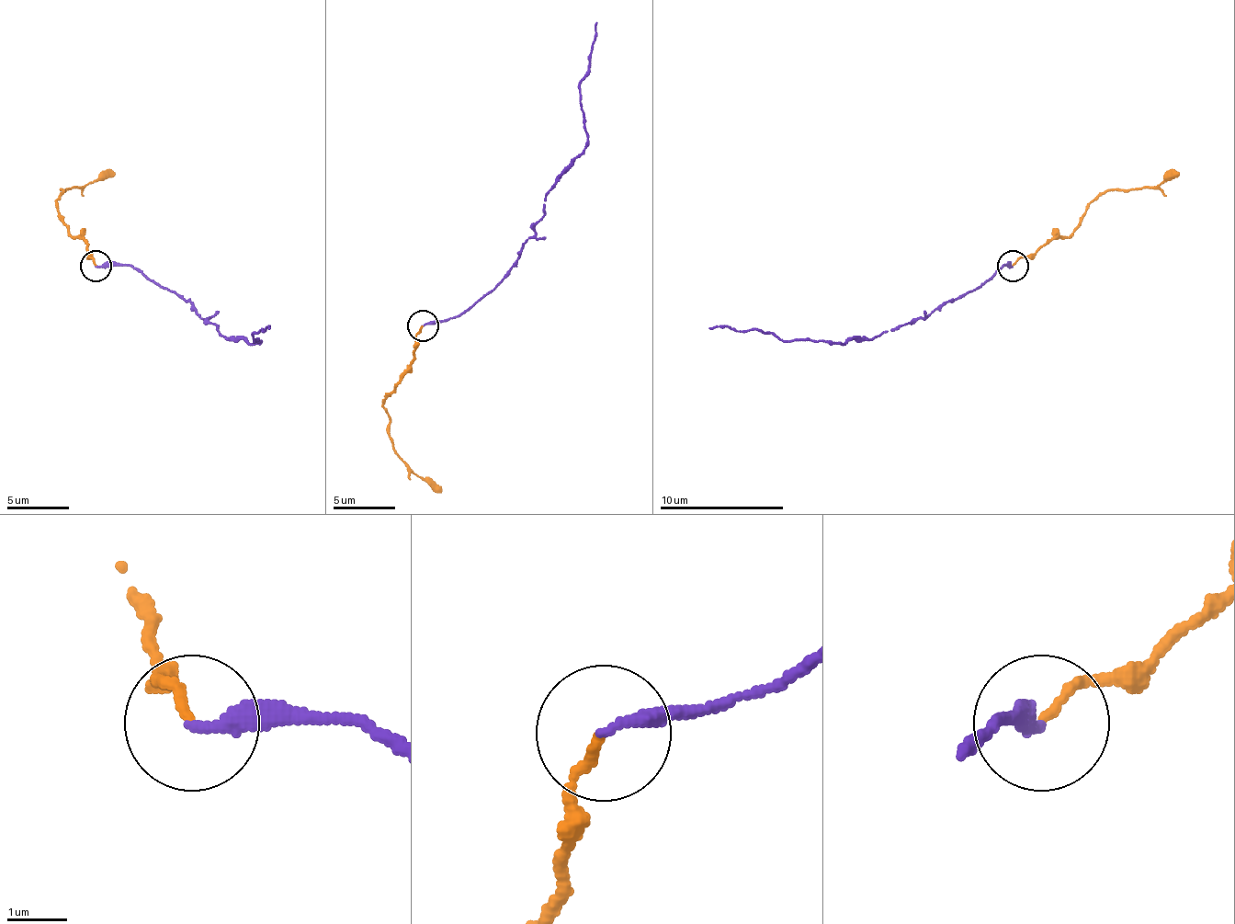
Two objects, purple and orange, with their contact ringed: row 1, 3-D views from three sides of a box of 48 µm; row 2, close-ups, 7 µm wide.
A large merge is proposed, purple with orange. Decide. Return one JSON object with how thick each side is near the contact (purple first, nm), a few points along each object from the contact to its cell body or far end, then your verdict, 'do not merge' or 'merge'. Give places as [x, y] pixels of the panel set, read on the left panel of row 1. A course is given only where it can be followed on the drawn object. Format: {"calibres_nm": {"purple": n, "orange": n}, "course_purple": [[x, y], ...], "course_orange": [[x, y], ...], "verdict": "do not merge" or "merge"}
{"calibres_nm": {"purple": 220, "orange": 130}, "course_purple": [[96, 265], [134, 265], [209, 318], [227, 339], [255, 343], [262, 339], [252, 336], [271, 327]], "course_orange": [[96, 265], [74, 236], [59, 209], [59, 196], [65, 190], [115, 171]], "verdict": "merge"}

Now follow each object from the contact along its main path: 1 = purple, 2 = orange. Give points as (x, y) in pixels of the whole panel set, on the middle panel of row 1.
1: (423, 326), (460, 317), (504, 277), (536, 233), (554, 180), (582, 152), (588, 133), (579, 86), (597, 21)
2: (423, 326), (402, 380), (386, 398), (386, 414), (392, 448), (442, 492)

